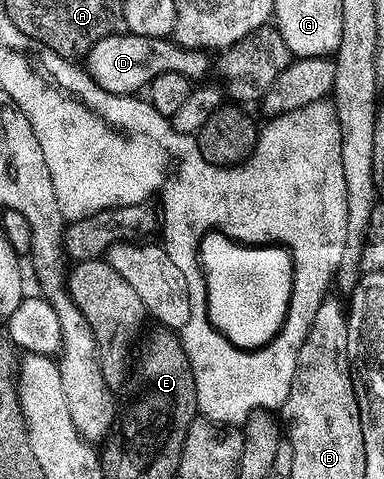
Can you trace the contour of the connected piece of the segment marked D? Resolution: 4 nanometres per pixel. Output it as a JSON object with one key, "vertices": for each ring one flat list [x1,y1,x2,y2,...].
{"vertices":[[128,31,112,36,104,36,91,45,84,56,84,67,103,90,117,96,133,96,141,93,156,74,184,74,191,82,198,82,206,72,205,51,184,48,170,38,144,38]]}

